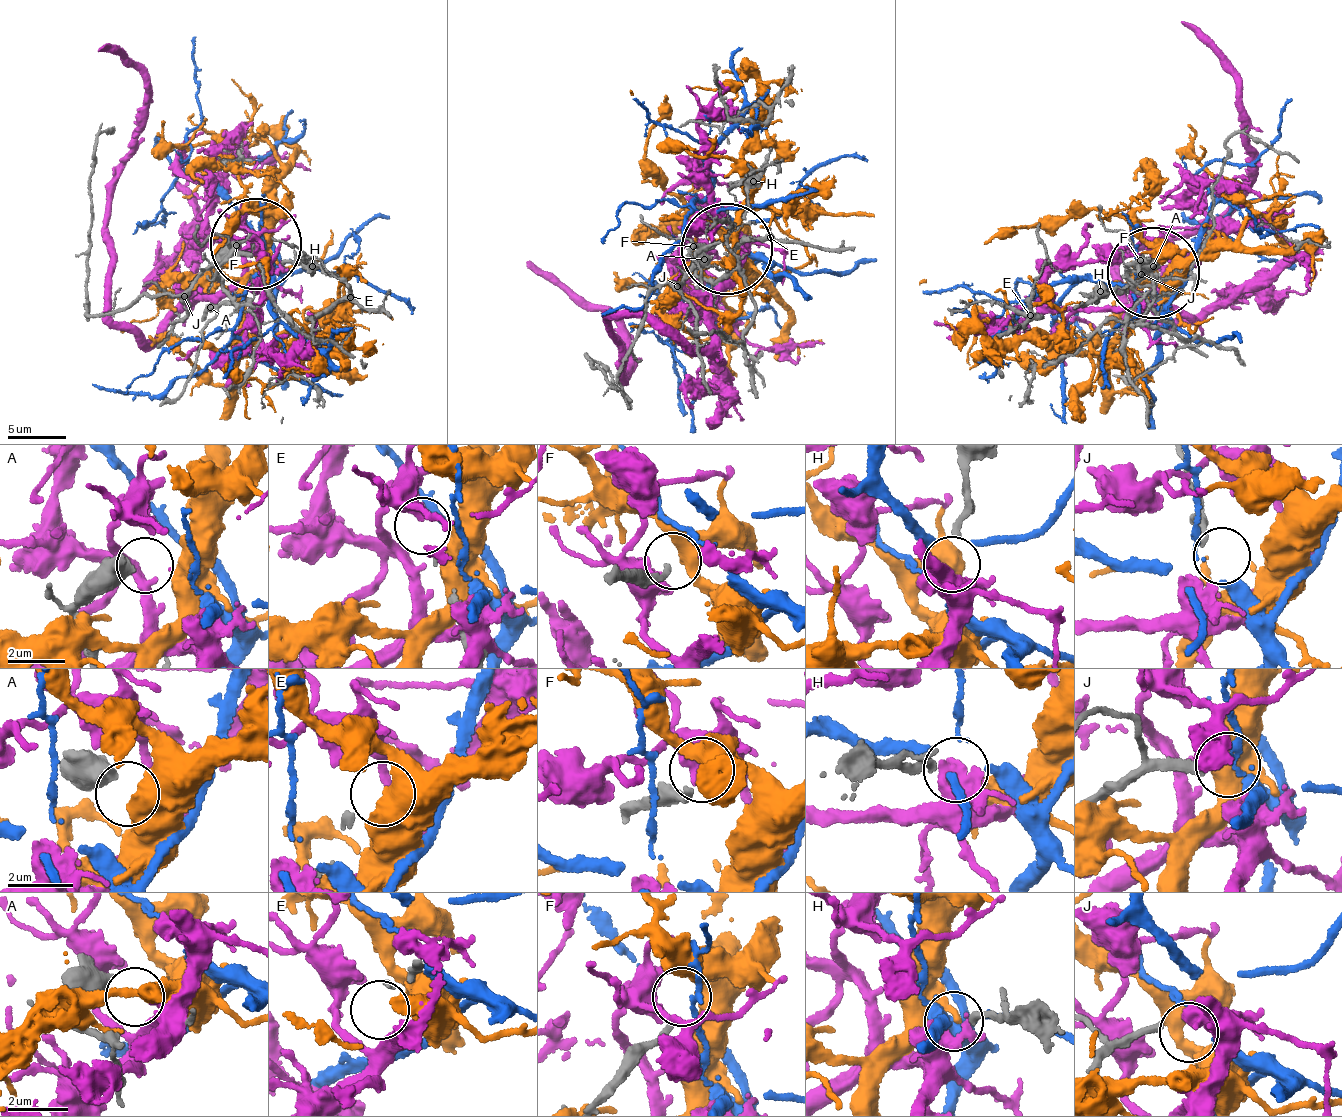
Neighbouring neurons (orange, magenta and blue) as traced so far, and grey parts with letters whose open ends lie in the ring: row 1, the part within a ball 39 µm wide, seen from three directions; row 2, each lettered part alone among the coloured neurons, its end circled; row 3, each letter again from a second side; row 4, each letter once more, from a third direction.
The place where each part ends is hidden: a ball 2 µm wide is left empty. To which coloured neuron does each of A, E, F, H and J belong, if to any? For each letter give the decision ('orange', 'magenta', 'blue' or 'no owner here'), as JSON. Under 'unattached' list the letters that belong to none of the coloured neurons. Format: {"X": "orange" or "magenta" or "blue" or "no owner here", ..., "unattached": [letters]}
{"A": "no owner here", "E": "no owner here", "F": "no owner here", "H": "magenta", "J": "blue", "unattached": ["A", "E", "F"]}

